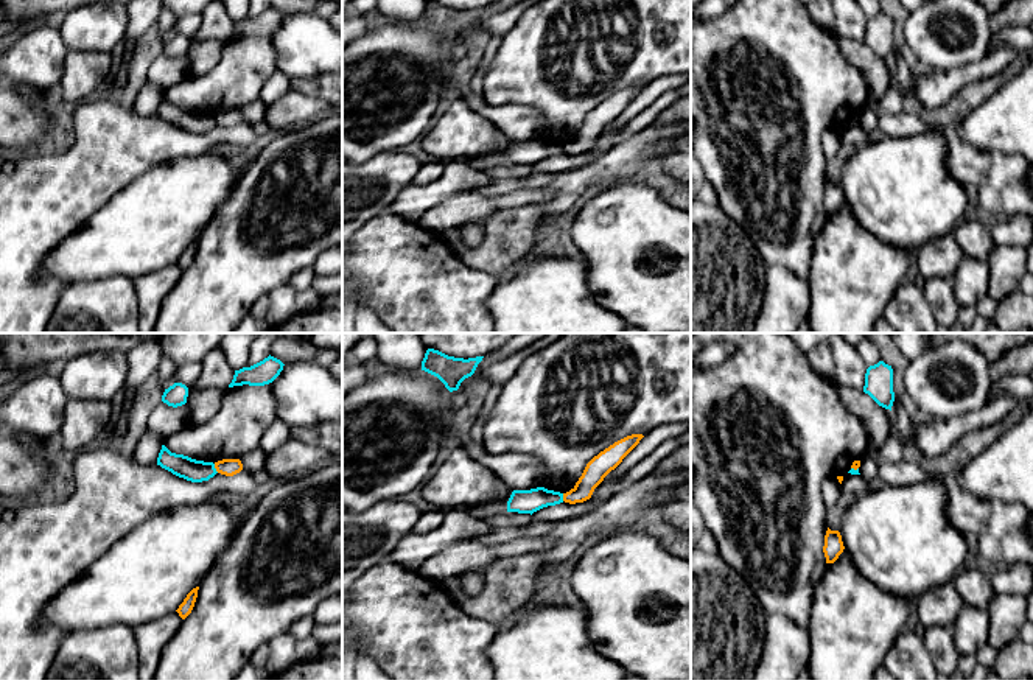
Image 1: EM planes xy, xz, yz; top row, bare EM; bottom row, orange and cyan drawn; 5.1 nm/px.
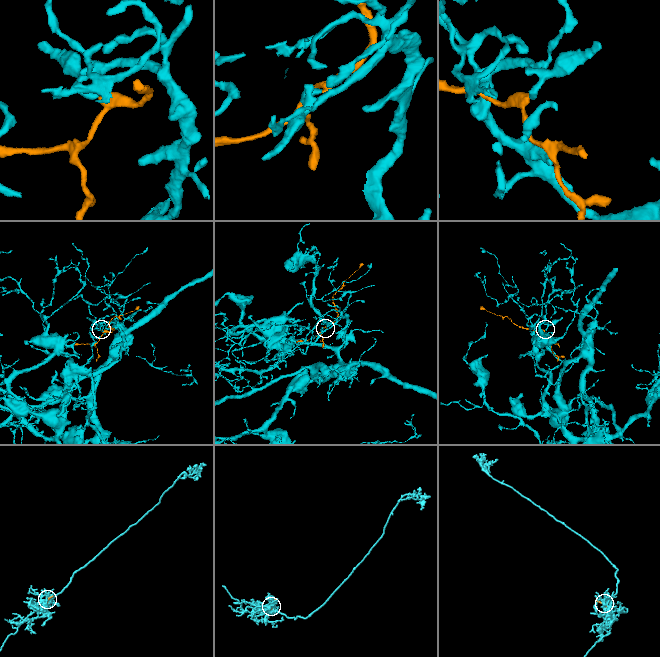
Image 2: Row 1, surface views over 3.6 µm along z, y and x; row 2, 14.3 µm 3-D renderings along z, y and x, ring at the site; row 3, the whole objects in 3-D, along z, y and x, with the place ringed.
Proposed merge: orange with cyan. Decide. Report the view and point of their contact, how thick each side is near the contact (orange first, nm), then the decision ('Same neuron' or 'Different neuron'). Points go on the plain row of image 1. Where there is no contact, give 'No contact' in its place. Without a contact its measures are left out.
Touches orange at xy (215, 119). Thickness 90 nm (orange) against 120 nm. Different neuron

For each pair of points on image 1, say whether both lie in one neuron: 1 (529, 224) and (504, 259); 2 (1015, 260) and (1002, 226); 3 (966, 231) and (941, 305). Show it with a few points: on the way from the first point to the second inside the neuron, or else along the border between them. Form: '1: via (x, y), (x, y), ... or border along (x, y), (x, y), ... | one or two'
1: via (521, 232), (504, 251) | one
2: via (1007, 252), (1004, 249), (1004, 234) | one
3: via (966, 249), (966, 265), (948, 287) | one

